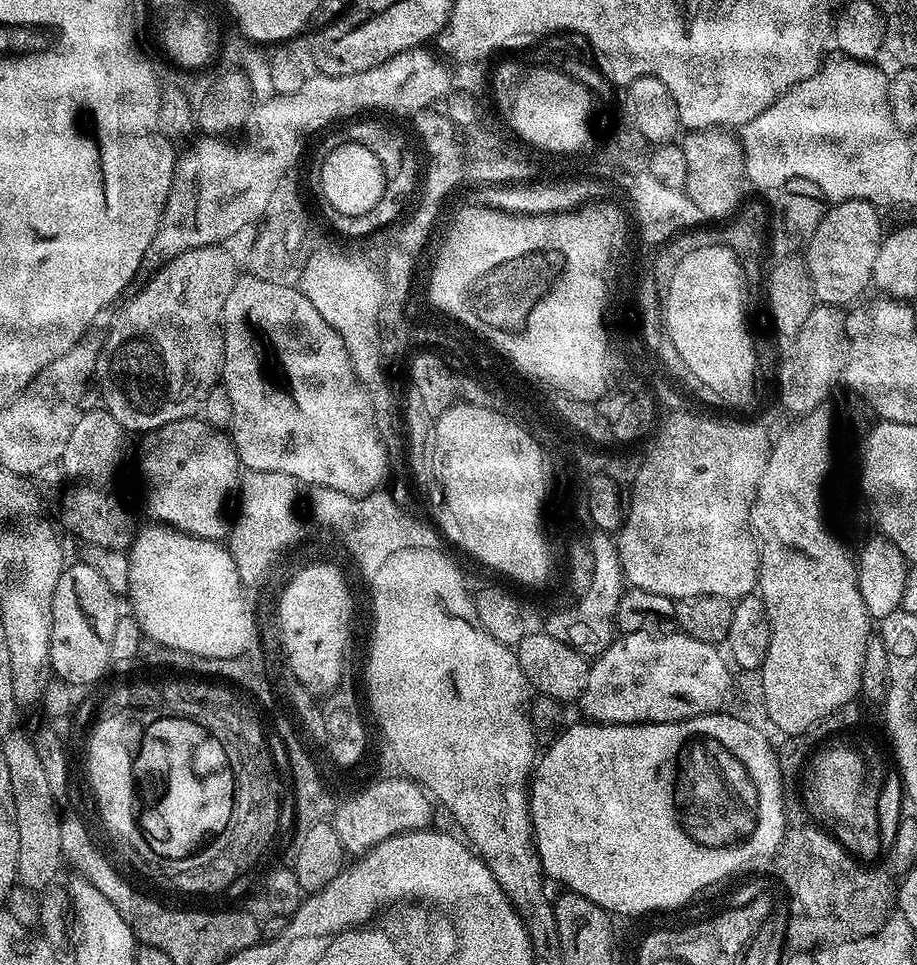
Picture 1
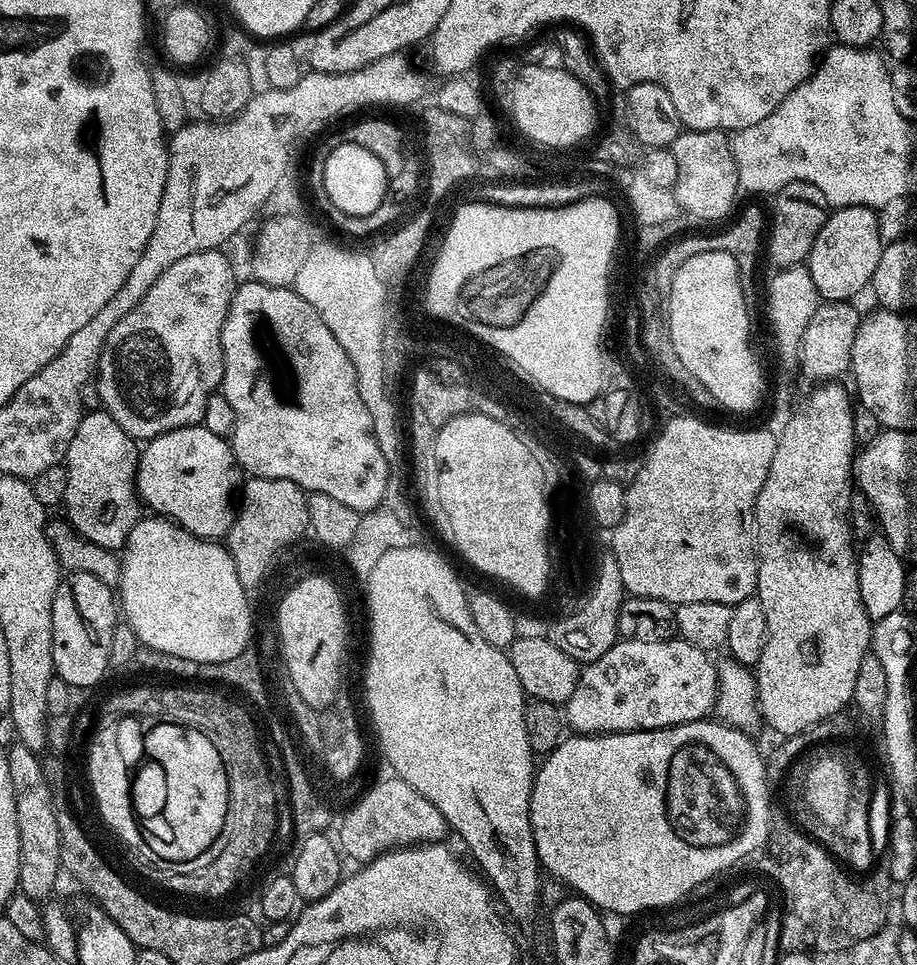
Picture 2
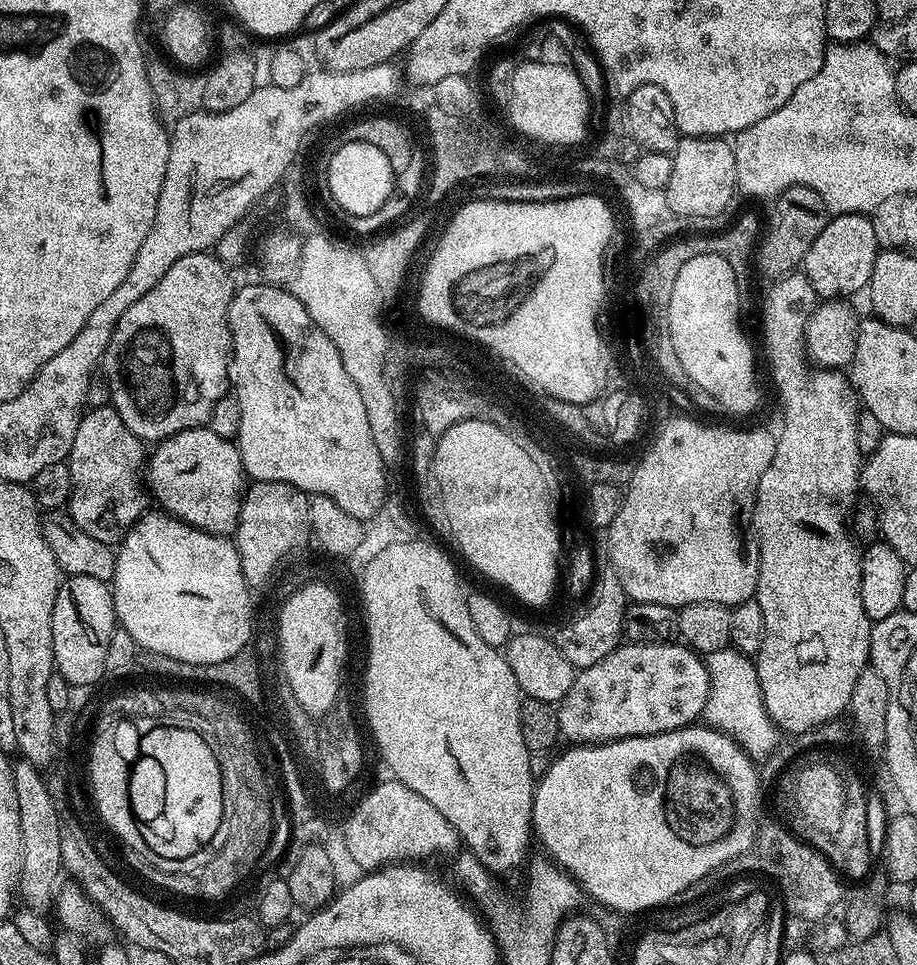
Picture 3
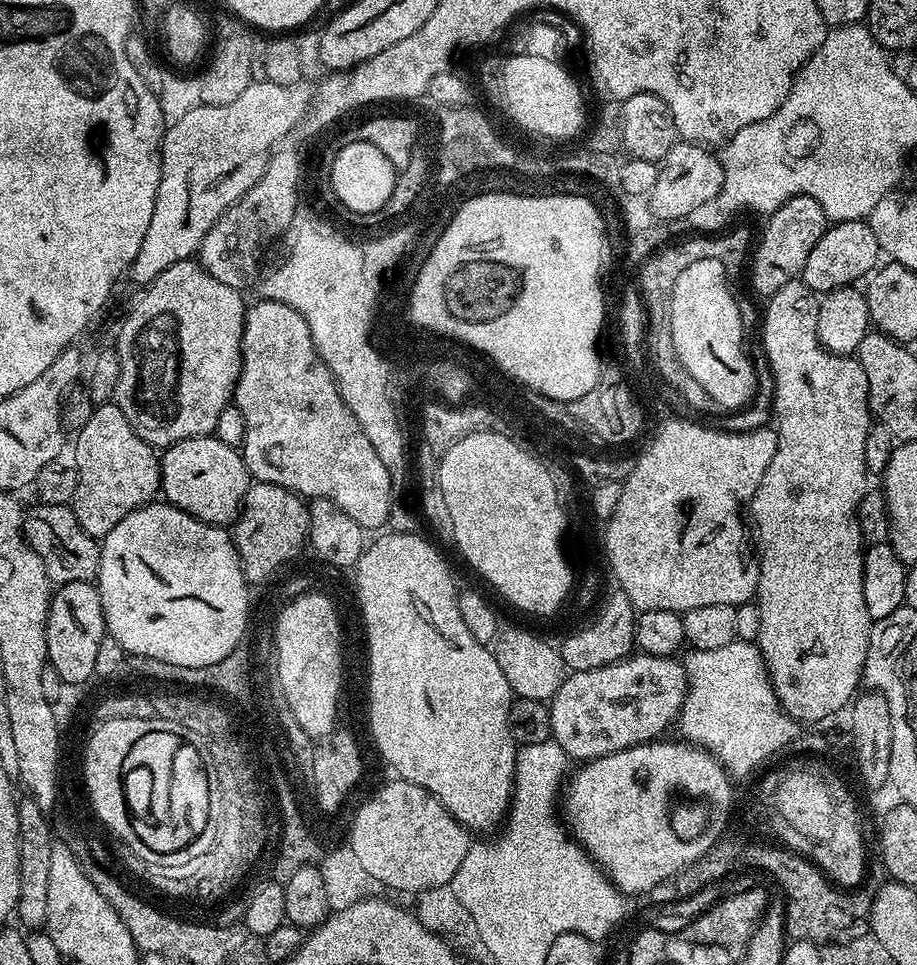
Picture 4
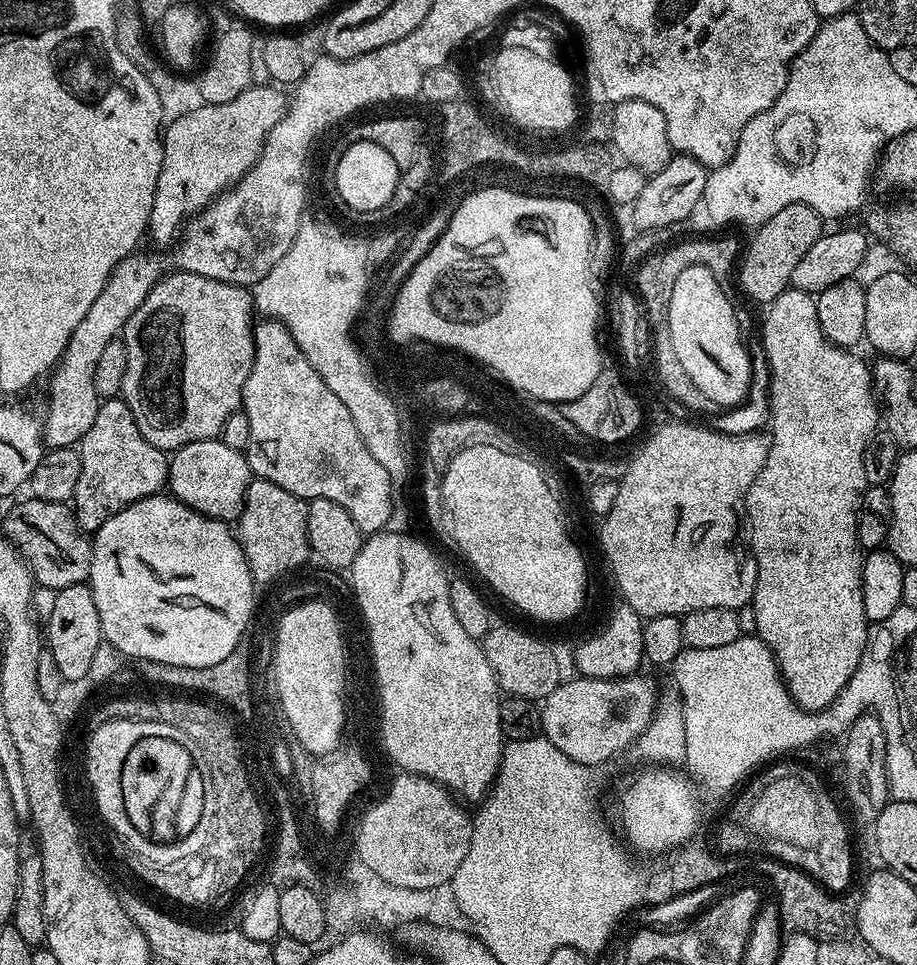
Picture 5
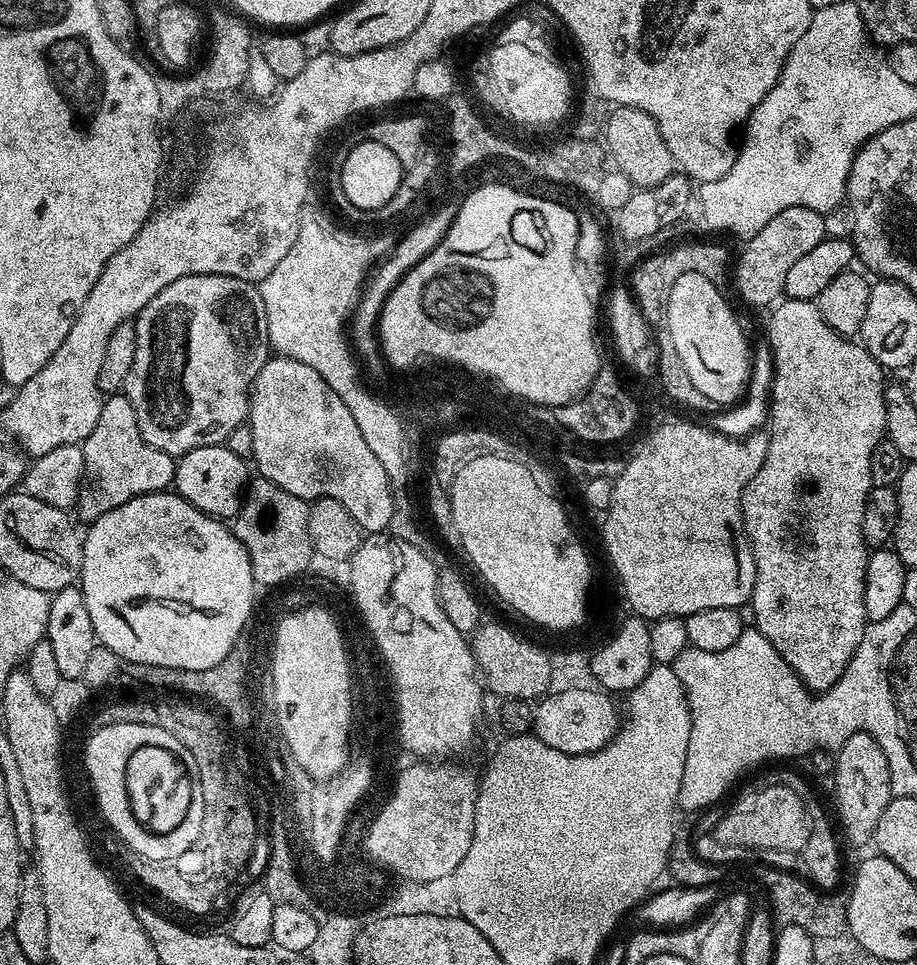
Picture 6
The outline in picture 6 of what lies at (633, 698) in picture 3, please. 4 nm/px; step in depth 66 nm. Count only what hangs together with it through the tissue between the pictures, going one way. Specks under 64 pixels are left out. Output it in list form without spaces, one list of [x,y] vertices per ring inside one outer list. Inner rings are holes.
[[[596,688],[562,690],[545,695],[534,708],[534,735],[546,742],[546,746],[562,750],[562,754],[577,756],[602,750],[615,738],[622,723],[621,709],[619,712],[612,700],[615,699],[609,693]]]

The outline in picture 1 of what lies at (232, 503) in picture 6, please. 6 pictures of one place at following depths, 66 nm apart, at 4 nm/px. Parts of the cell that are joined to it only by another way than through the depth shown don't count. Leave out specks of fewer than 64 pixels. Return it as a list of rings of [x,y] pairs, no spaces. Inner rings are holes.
[[[202,418],[170,422],[155,432],[147,433],[145,440],[148,441],[140,456],[140,472],[144,475],[144,492],[148,495],[148,512],[156,519],[153,521],[187,536],[196,536],[199,540],[223,541],[230,531],[229,517],[224,517],[224,503],[231,492],[233,495],[242,475],[235,444],[221,429],[211,428]]]

